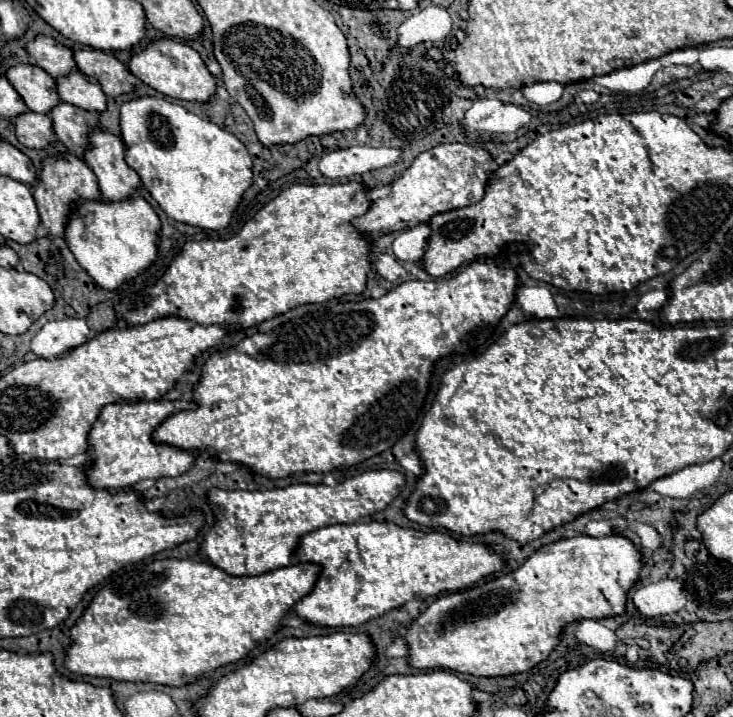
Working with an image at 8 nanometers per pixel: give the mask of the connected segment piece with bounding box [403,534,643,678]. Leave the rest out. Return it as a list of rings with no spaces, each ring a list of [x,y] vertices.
[[[583,534],[541,546],[517,570],[483,586],[467,588],[463,592],[451,592],[437,598],[419,618],[411,622],[403,636],[409,646],[409,666],[417,670],[445,668],[483,678],[527,672],[535,664],[543,662],[557,646],[561,628],[565,624],[581,618],[605,618],[623,614],[627,590],[637,582],[641,566],[643,560],[639,550],[633,546],[631,540],[619,534],[599,538]]]

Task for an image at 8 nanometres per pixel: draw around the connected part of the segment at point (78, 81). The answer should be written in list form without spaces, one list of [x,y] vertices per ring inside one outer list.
[[[79,70],[57,78],[55,88],[63,102],[79,106],[83,110],[103,112],[107,106],[107,96],[103,94],[99,82],[95,78],[81,74]]]

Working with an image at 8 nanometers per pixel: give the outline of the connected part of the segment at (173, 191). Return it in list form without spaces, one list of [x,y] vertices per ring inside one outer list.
[[[141,96],[121,104],[121,138],[125,142],[125,160],[141,176],[143,186],[167,216],[205,230],[221,230],[229,226],[233,210],[243,192],[251,186],[251,156],[231,132],[165,98]]]

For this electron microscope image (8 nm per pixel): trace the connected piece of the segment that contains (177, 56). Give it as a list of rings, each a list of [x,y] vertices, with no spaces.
[[[155,38],[145,50],[131,56],[127,70],[147,86],[177,100],[207,102],[215,94],[215,78],[205,68],[201,56],[189,44],[183,44],[179,40]]]

